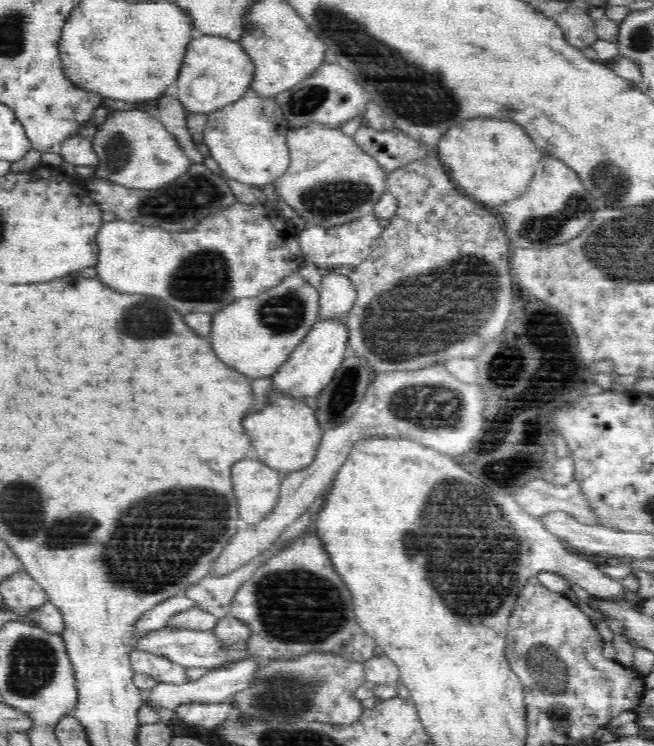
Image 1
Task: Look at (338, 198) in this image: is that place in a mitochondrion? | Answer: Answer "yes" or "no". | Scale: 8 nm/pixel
yes

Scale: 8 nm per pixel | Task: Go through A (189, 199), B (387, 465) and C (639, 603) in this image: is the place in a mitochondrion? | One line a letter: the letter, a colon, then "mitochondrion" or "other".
A: mitochondrion
B: other
C: other

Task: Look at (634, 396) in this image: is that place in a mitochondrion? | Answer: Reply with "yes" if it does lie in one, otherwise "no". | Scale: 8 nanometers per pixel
no

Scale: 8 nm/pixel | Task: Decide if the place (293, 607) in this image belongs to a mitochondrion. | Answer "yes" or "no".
yes

